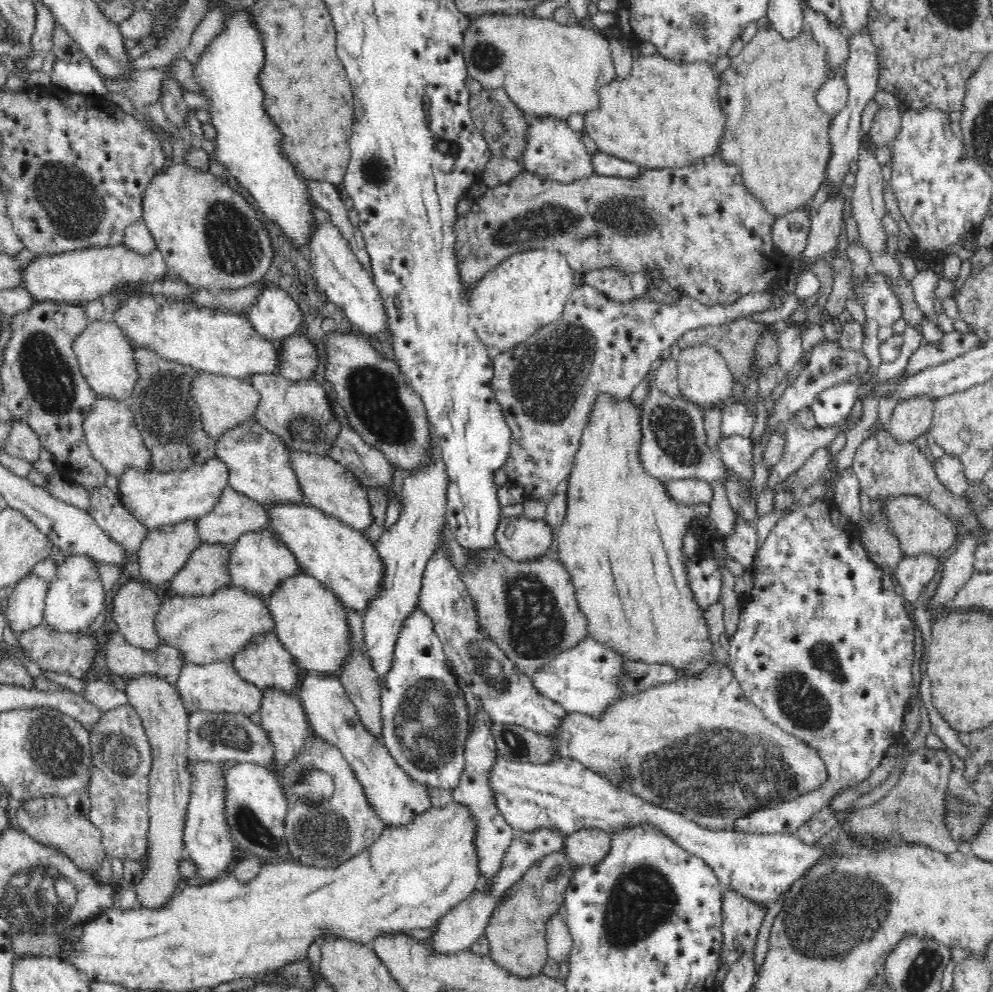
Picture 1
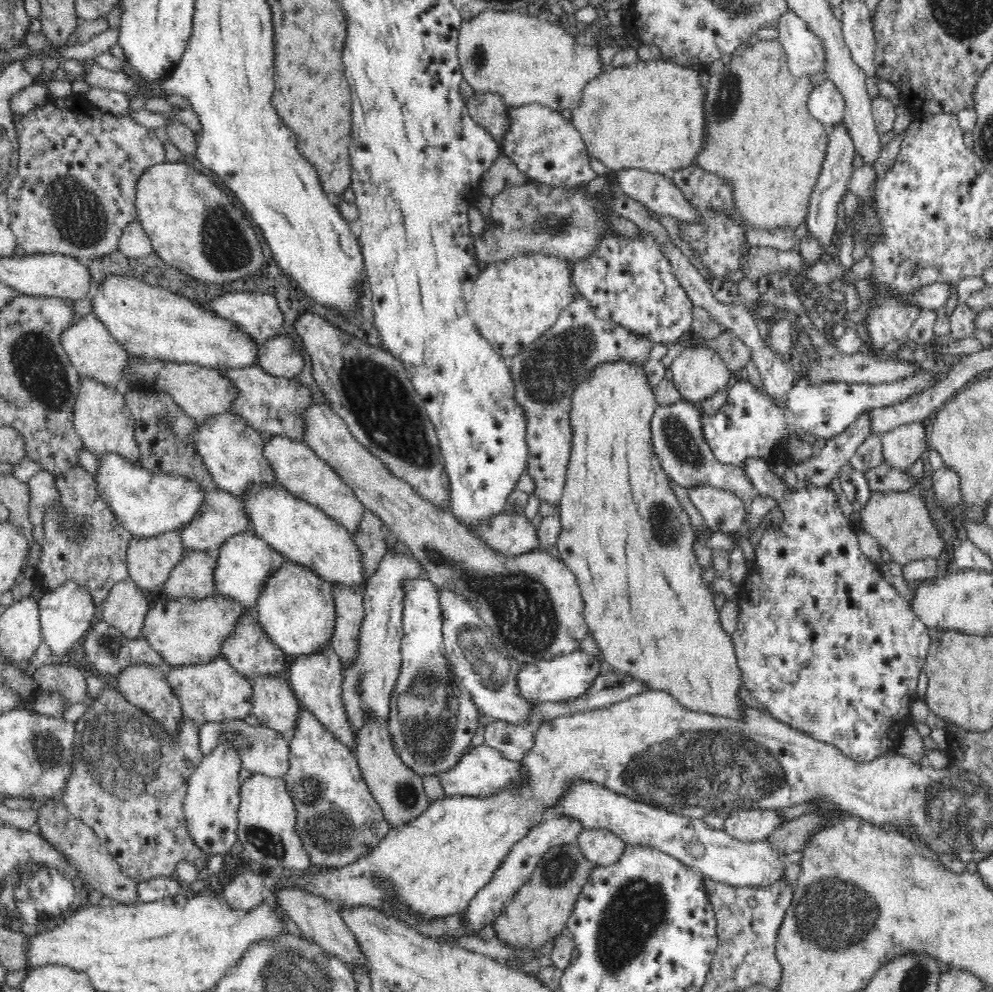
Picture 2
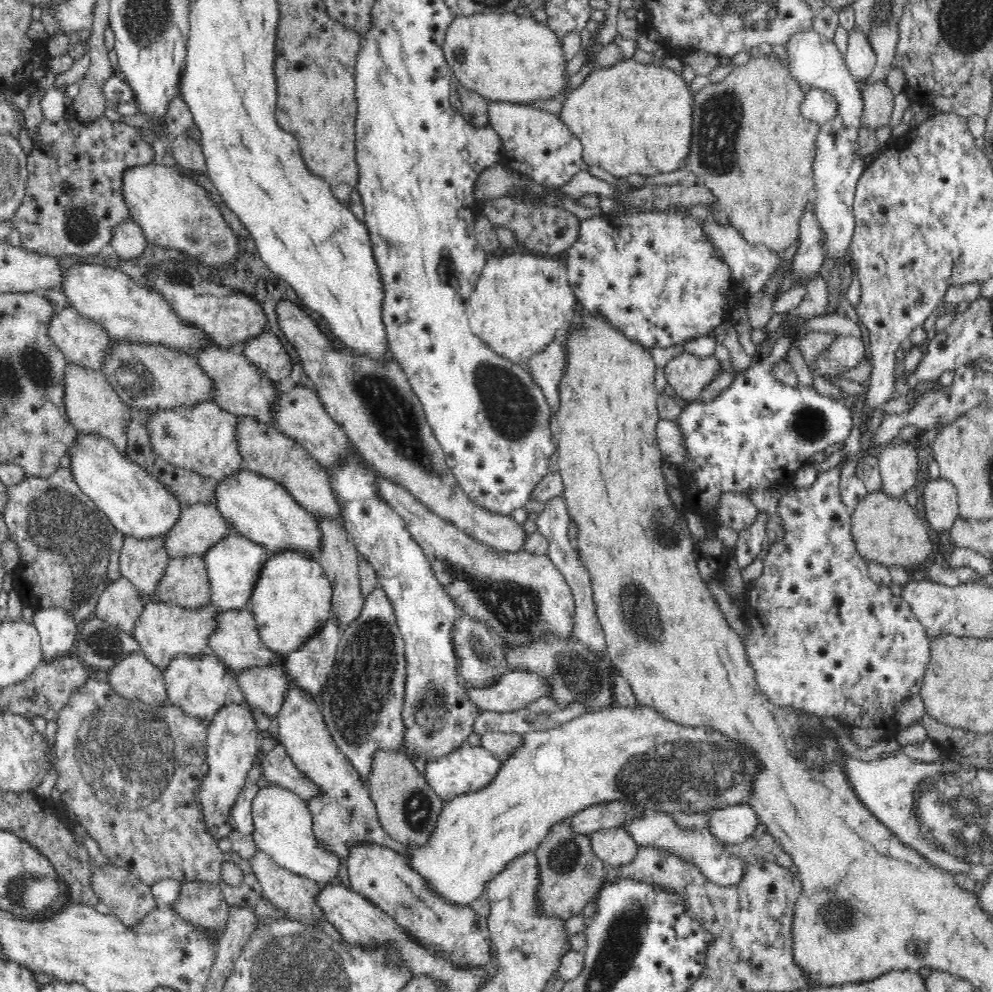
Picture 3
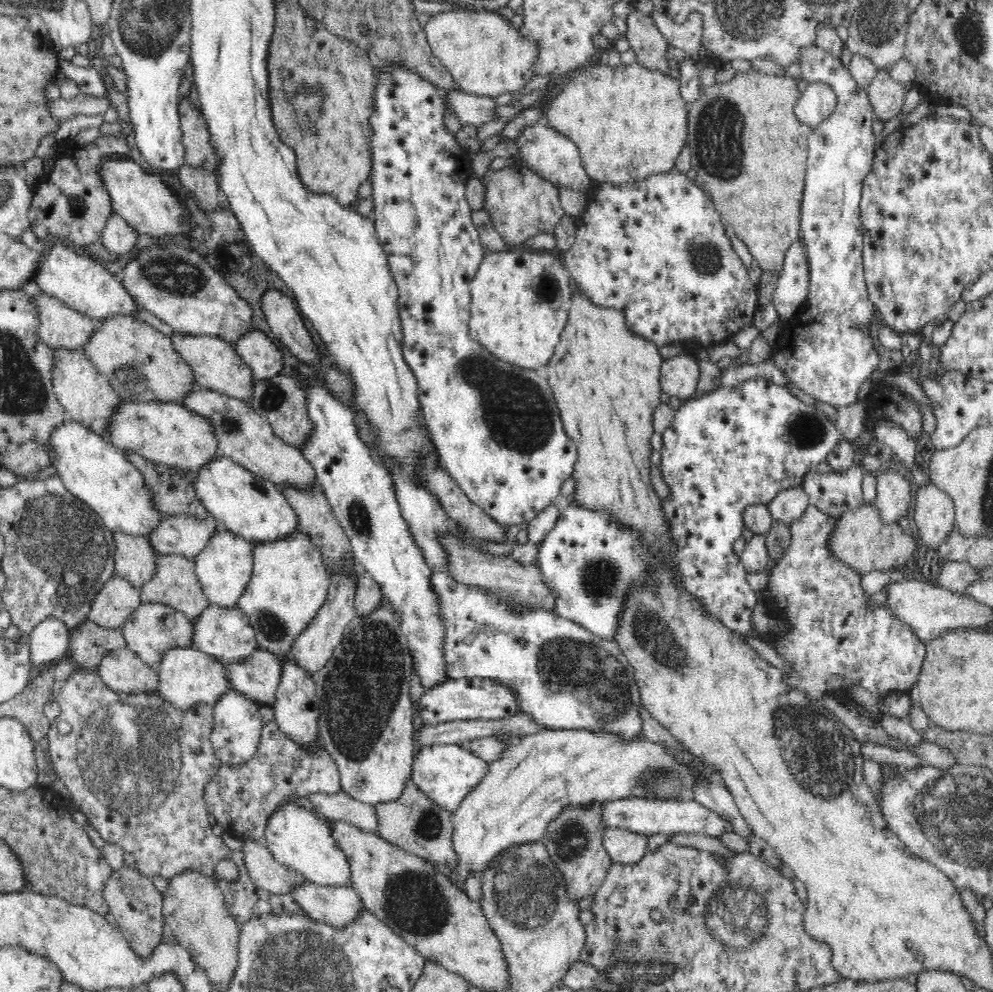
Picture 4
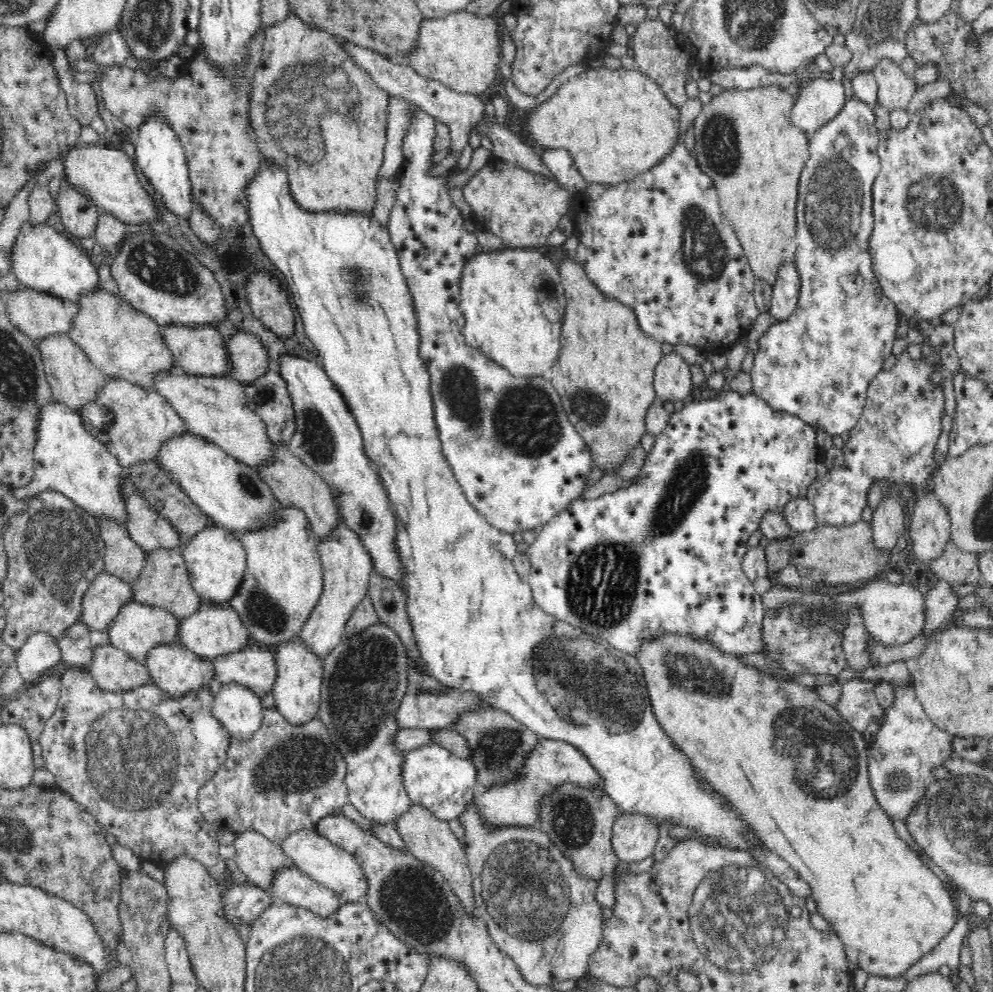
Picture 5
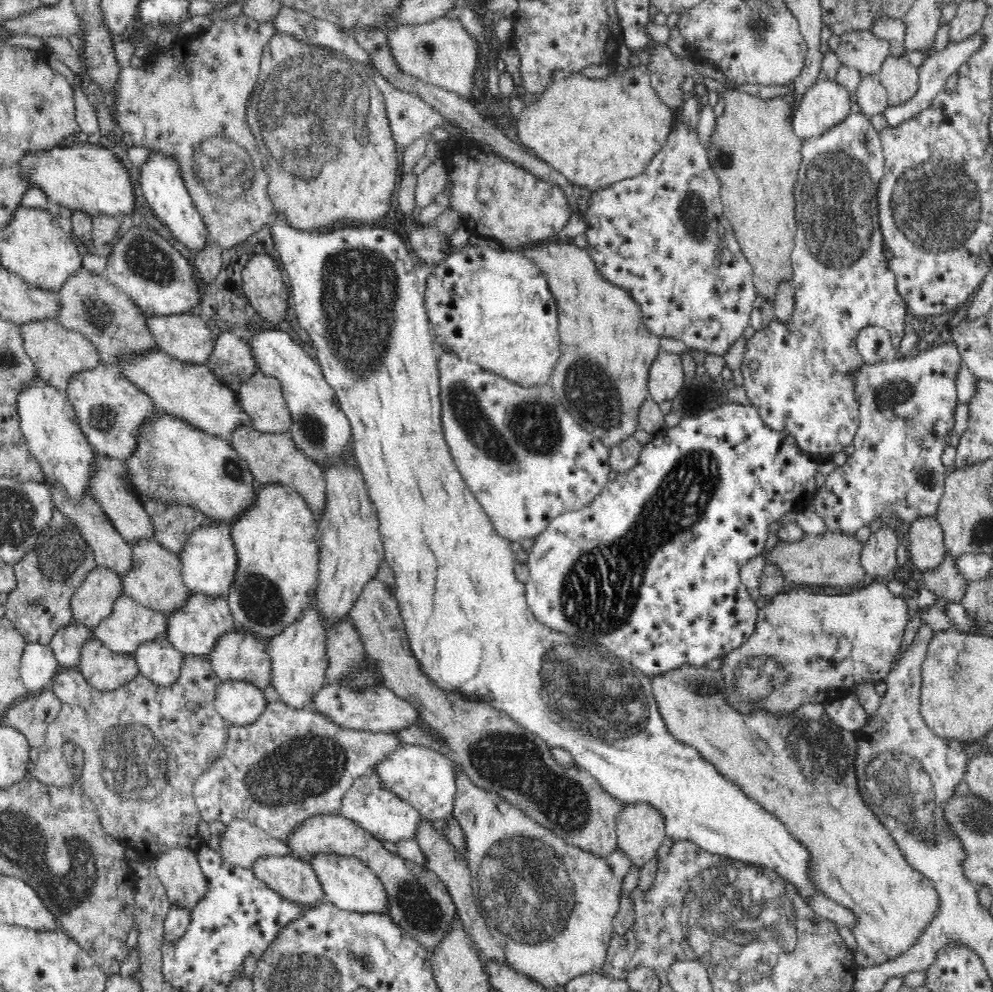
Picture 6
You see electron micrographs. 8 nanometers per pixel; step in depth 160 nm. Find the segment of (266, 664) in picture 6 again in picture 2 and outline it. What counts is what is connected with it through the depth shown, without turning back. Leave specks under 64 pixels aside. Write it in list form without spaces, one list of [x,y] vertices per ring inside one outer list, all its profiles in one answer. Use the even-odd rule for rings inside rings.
[[[269,676],[256,677],[251,681],[254,689],[252,713],[257,716],[259,724],[290,739],[298,728],[302,710],[290,683],[286,679]]]

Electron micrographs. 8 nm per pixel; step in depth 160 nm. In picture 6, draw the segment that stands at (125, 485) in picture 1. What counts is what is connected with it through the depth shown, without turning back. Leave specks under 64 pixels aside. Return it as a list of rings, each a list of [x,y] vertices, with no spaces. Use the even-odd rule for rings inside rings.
[[[36,378],[19,395],[16,412],[19,414],[20,430],[28,449],[45,474],[44,482],[48,486],[62,485],[69,496],[77,501],[92,495],[88,492],[88,482],[94,476],[96,453],[80,428],[67,392],[54,389],[40,378]]]

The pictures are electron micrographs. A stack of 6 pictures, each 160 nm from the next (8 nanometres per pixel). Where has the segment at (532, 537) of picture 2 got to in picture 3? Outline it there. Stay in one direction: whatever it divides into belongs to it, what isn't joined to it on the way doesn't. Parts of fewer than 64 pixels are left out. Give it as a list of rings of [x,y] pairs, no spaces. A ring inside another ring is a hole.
[[[280,302],[277,312],[280,329],[296,349],[305,374],[316,384],[315,394],[321,398],[330,416],[342,425],[362,459],[376,465],[380,473],[408,489],[434,514],[455,524],[462,532],[480,543],[506,553],[518,553],[523,550],[527,540],[526,532],[511,515],[501,515],[481,509],[469,501],[460,490],[455,476],[446,463],[441,445],[426,419],[426,413],[418,395],[413,392],[402,365],[391,353],[384,356],[382,360],[377,360],[377,358],[370,358],[368,354],[354,354],[349,349],[336,350],[336,342],[332,342],[332,338],[328,338],[326,332],[320,330],[318,322],[312,320],[312,316],[300,310],[294,303]]]

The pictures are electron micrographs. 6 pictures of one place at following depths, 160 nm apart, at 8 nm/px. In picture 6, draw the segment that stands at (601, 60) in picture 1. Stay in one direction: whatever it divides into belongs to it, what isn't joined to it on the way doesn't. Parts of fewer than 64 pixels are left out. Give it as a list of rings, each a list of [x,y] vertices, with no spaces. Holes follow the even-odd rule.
[[[448,17],[436,18],[421,25],[398,24],[386,33],[388,49],[402,73],[452,91],[465,99],[474,88],[474,72],[479,65],[480,45],[472,37],[458,19]]]

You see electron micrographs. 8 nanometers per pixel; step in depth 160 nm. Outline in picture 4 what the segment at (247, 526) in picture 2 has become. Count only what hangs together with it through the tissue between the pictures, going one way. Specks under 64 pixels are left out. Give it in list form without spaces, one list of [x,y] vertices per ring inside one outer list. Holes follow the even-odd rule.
[[[184,513],[166,516],[147,538],[158,555],[176,554],[194,560],[219,529],[210,514],[202,518]]]

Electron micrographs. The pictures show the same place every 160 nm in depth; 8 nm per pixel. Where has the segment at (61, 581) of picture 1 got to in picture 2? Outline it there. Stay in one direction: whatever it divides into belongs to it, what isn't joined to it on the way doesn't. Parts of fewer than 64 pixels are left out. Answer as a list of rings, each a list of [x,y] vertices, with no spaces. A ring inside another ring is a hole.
[[[74,579],[61,582],[54,590],[44,591],[44,596],[40,598],[38,604],[43,641],[49,645],[52,654],[59,657],[66,656],[68,650],[88,632],[92,626],[90,622],[94,620],[94,614],[98,610],[91,591]]]

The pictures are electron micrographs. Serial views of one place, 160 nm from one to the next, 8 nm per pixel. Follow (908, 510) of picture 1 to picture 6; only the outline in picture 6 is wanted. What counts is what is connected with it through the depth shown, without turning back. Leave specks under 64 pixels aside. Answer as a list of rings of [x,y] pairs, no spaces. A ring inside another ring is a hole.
[[[826,530],[823,535],[805,533],[799,542],[779,541],[772,549],[765,550],[763,556],[765,564],[770,563],[780,567],[783,579],[794,584],[856,585],[865,575],[863,566],[860,565],[862,547],[854,535]]]

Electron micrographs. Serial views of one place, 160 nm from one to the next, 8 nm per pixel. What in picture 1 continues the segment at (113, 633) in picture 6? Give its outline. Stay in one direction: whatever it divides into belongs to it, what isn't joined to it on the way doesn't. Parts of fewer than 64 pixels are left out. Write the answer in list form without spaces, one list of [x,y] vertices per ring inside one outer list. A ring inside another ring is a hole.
[[[232,584],[207,597],[164,598],[162,610],[156,616],[156,632],[163,644],[176,647],[184,653],[184,661],[197,665],[235,655],[252,638],[274,631],[274,626],[276,621],[268,607],[268,598]]]

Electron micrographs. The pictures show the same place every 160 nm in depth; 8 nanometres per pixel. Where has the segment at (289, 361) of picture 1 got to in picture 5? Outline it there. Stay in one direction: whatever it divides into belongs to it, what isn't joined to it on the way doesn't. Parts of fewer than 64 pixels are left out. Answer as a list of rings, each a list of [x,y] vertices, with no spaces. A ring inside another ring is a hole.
[[[238,332],[226,340],[232,361],[230,378],[250,383],[270,370],[270,354],[262,340],[254,333]]]

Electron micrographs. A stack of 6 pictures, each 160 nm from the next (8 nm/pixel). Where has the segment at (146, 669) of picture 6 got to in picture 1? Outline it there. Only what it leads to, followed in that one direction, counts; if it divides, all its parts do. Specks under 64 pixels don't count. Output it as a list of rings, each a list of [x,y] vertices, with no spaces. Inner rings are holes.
[[[223,661],[201,665],[184,664],[175,687],[188,713],[195,710],[222,711],[242,714],[248,717],[250,714],[254,714],[254,712],[260,710],[264,698],[263,689],[240,678],[235,668]]]

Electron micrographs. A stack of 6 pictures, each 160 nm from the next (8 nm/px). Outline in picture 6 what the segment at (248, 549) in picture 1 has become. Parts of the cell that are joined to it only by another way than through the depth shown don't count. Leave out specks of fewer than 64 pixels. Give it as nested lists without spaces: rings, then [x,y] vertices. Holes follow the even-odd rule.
[[[229,524],[200,526],[194,529],[189,534],[179,558],[184,584],[191,592],[204,593],[211,597],[228,597],[236,572],[236,551]]]

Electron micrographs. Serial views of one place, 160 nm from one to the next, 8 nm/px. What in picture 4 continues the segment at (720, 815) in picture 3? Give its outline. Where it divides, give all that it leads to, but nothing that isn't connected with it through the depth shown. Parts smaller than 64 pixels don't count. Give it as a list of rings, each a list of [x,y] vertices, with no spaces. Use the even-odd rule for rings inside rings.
[[[642,798],[619,799],[602,803],[602,825],[605,829],[625,829],[634,834],[649,837],[655,834],[674,834],[674,832],[696,832],[698,834],[710,834],[718,838],[724,834],[733,832],[733,824],[727,822],[720,814],[705,808],[702,804],[690,800],[651,800]]]

